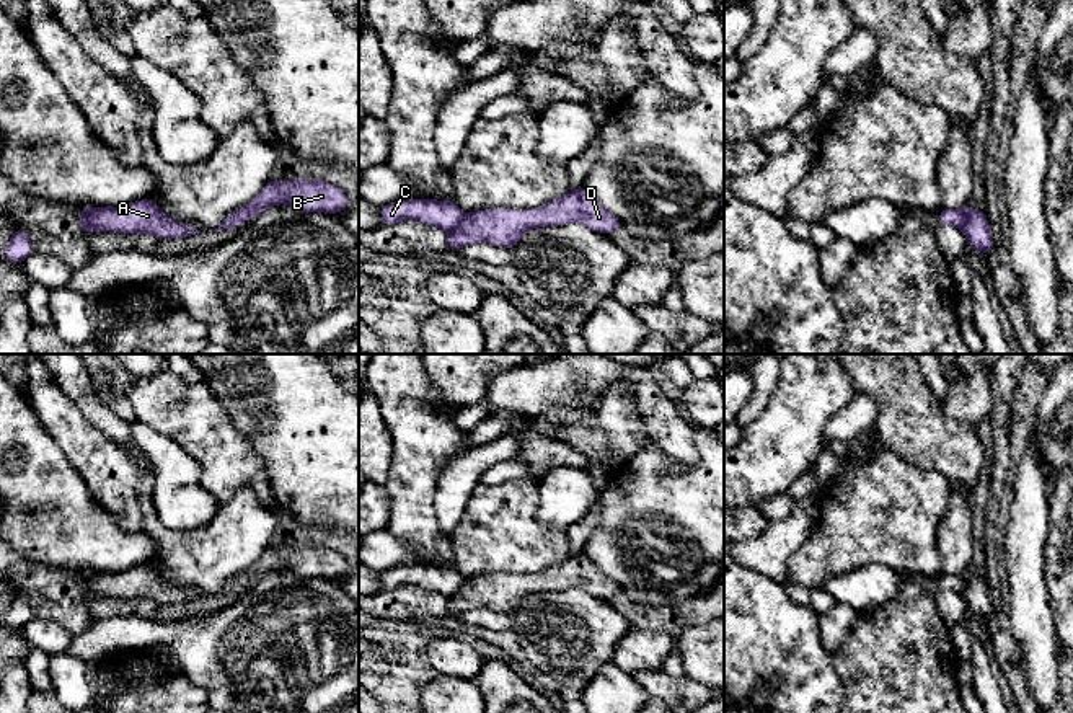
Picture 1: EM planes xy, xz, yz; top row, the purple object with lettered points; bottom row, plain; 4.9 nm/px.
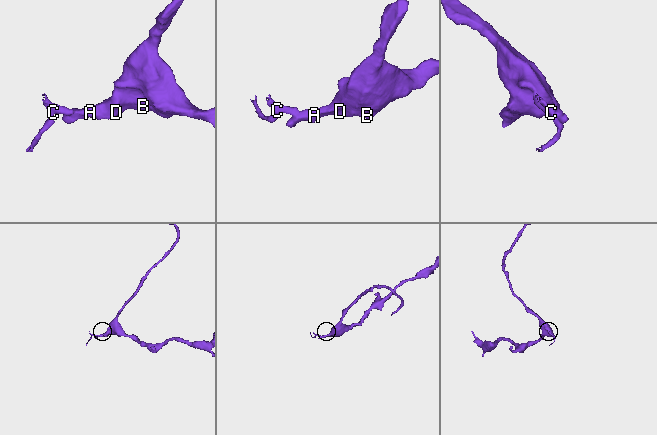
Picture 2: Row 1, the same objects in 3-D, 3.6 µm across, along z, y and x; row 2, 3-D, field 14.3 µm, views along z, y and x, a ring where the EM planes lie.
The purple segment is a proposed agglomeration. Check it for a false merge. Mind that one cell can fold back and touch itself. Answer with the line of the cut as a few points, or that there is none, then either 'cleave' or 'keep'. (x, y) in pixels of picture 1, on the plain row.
yz (961, 575), (962, 593) | cleave

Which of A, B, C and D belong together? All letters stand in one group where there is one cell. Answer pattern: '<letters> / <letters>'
A B D / C

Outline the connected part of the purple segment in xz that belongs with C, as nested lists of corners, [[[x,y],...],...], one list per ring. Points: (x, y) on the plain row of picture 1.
[[[413,565],[398,566],[378,573],[383,591],[395,591],[401,584],[414,584],[424,591],[453,596],[465,578],[453,566]]]

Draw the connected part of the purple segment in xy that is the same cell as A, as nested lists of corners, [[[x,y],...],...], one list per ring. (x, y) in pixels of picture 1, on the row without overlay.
[[[142,565],[122,573],[88,573],[88,587],[83,599],[152,599],[158,604],[191,602],[201,597],[191,591],[163,581],[155,566]]]

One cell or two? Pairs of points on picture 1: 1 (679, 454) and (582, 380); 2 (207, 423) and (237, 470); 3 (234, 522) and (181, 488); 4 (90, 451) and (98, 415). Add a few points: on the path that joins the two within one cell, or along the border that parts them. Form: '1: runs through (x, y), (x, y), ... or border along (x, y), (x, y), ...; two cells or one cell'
1: runs through (666, 425), (651, 402), (625, 376), (612, 376); one cell
2: runs through (207, 434), (227, 459); one cell
3: border along (219, 506), (217, 513), (204, 526), (181, 529); two cells
4: border along (69, 398), (92, 425), (111, 439), (128, 446); two cells

